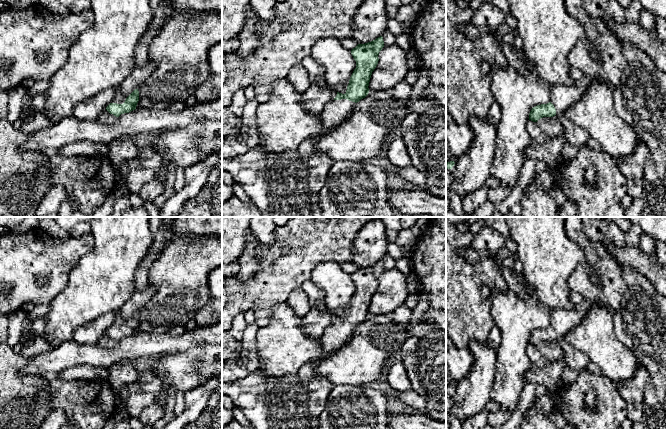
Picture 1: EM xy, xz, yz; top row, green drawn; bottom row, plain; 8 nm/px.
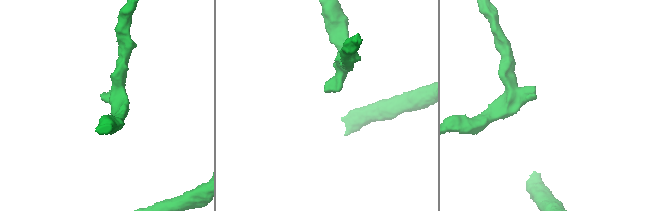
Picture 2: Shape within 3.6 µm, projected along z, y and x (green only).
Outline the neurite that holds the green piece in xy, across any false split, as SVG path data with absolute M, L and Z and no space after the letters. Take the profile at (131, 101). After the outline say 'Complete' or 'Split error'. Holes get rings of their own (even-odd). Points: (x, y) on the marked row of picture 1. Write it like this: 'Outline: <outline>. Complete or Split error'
Outline: M118 87L115 88L115 95L112 102L106 107L106 110L116 117L121 114L129 113L136 109L139 101L139 91L135 89L128 97L124 97Z. Split error

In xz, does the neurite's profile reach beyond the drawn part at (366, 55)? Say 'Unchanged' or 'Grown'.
Grown

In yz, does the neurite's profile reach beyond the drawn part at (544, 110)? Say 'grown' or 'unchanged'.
grown

